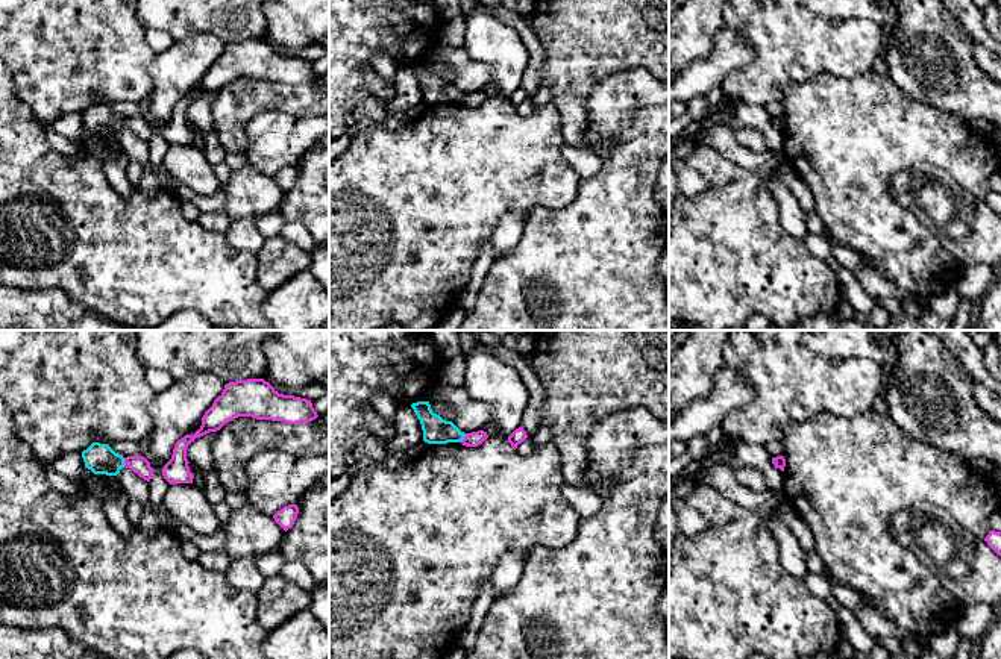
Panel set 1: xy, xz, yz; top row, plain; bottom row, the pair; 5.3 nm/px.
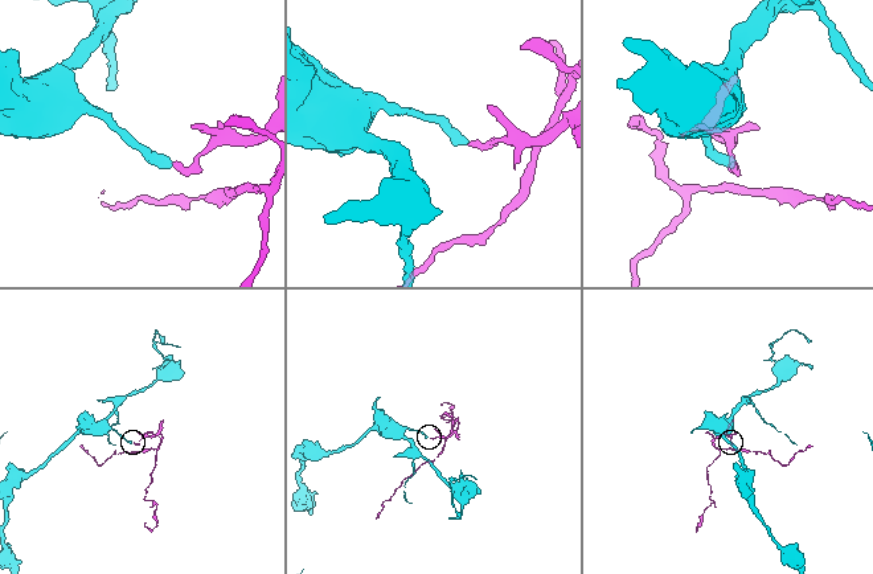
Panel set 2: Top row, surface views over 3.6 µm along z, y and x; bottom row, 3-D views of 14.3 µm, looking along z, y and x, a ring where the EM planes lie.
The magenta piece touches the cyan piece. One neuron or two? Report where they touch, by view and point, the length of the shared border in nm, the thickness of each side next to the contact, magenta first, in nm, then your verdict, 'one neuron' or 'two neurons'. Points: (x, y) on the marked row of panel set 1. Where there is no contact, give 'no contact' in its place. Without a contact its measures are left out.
xy (125, 462) | 50 nm | 100/160 nm | two neurons

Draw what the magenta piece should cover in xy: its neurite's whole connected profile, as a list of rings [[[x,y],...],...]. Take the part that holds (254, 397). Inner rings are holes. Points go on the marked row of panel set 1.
[[[264,379],[229,382],[202,417],[200,429],[176,442],[171,459],[162,468],[164,479],[170,485],[193,483],[194,474],[190,471],[187,459],[188,445],[196,438],[217,432],[238,417],[299,424],[309,423],[318,415],[311,400],[279,394]]]

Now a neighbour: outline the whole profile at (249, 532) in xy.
[[[250,503],[232,509],[231,518],[220,529],[226,535],[223,550],[232,561],[278,551],[285,535],[273,515],[259,512]]]

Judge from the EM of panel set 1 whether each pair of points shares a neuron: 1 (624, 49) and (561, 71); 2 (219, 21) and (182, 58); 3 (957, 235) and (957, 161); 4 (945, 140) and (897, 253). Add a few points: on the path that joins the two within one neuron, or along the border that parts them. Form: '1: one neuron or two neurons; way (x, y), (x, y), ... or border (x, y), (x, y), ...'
1: one neuron; way (608, 49), (586, 49), (577, 58)
2: two neurons; border (175, 40), (213, 34), (225, 44)
3: two neurons; border (927, 162), (942, 167), (971, 194), (983, 200)
4: one neuron; way (909, 146), (880, 174), (880, 217)

